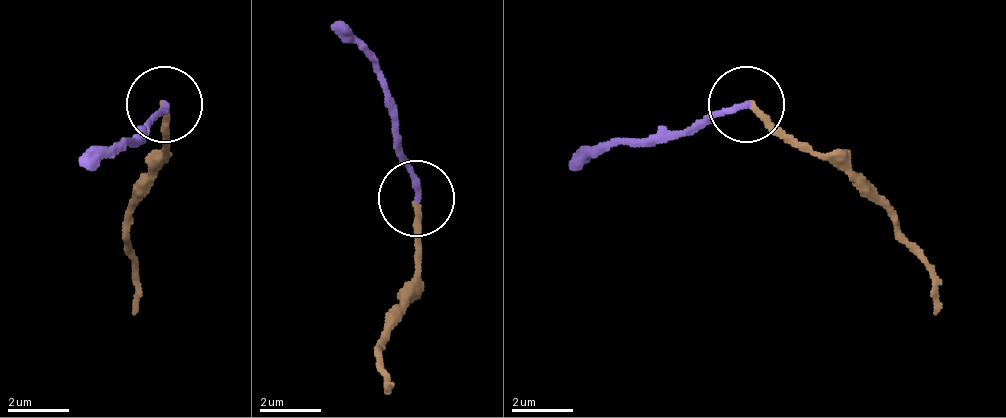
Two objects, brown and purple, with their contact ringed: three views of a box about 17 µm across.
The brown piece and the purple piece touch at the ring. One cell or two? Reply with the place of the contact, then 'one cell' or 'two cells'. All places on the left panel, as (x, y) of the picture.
place (164, 104); one cell

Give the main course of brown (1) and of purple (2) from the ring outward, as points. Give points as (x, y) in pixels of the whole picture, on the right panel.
1: (752, 102), (836, 163), (897, 225), (936, 286), (936, 317)
2: (744, 102), (568, 163)

